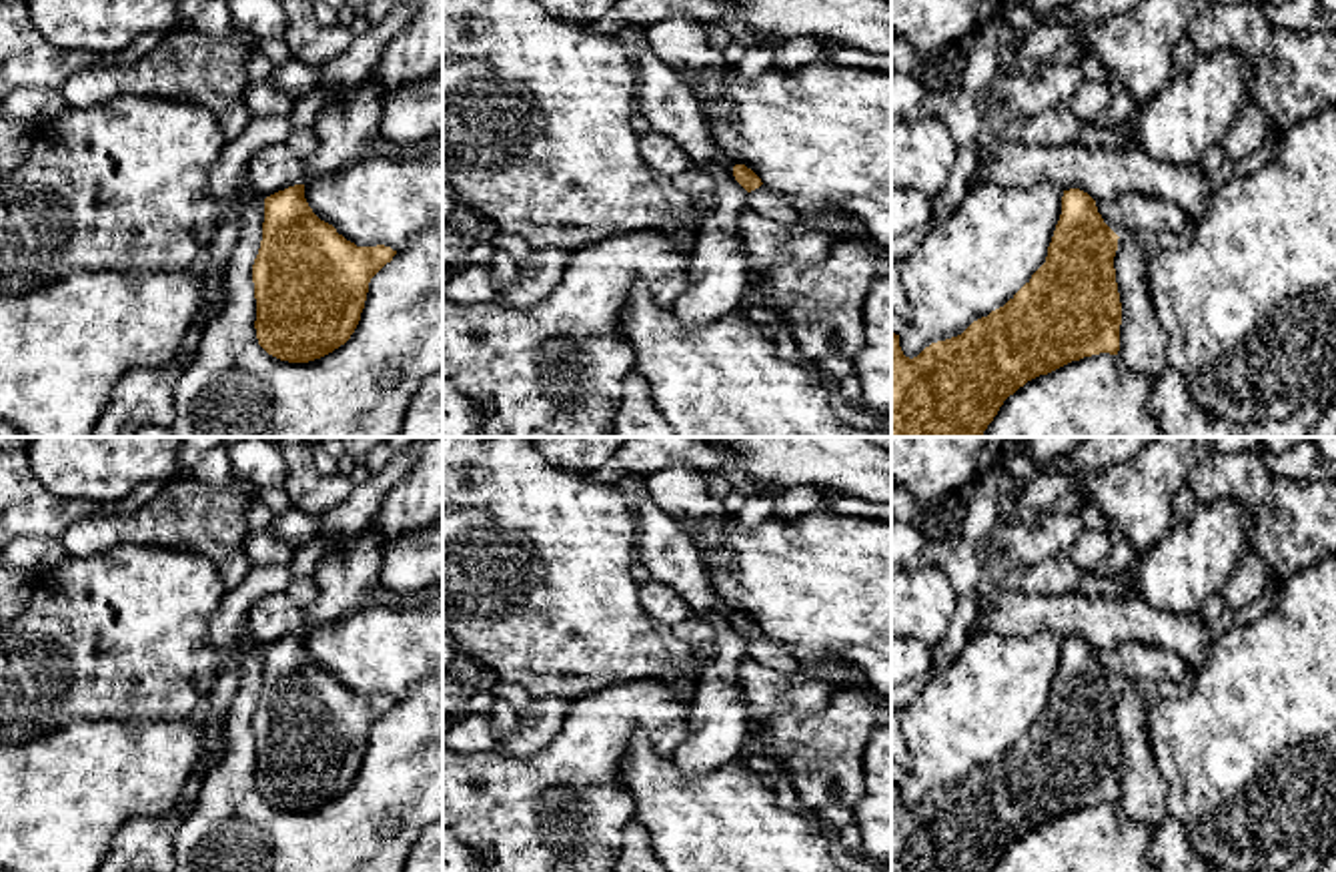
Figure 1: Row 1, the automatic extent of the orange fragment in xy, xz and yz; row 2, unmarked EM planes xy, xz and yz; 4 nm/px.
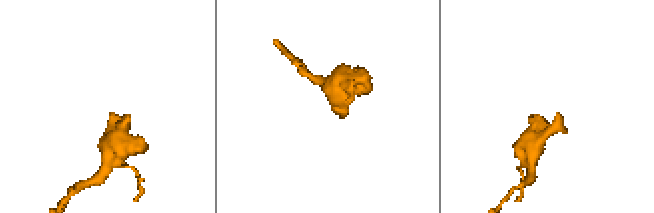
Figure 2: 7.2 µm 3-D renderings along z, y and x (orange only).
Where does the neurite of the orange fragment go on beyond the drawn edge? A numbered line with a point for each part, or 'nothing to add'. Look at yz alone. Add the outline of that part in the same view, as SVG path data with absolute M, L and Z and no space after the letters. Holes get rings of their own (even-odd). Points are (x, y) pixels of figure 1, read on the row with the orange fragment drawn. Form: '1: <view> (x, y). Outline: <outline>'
nothing to add

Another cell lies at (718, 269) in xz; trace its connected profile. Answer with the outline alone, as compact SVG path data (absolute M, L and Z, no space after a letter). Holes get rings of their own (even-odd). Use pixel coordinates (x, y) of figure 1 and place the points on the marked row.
M717 148L717 156L703 166L713 178L715 206L697 231L689 283L671 307L677 323L687 329L711 325L733 313L749 285L745 243L737 231L749 192L735 180L735 164L741 162Z

